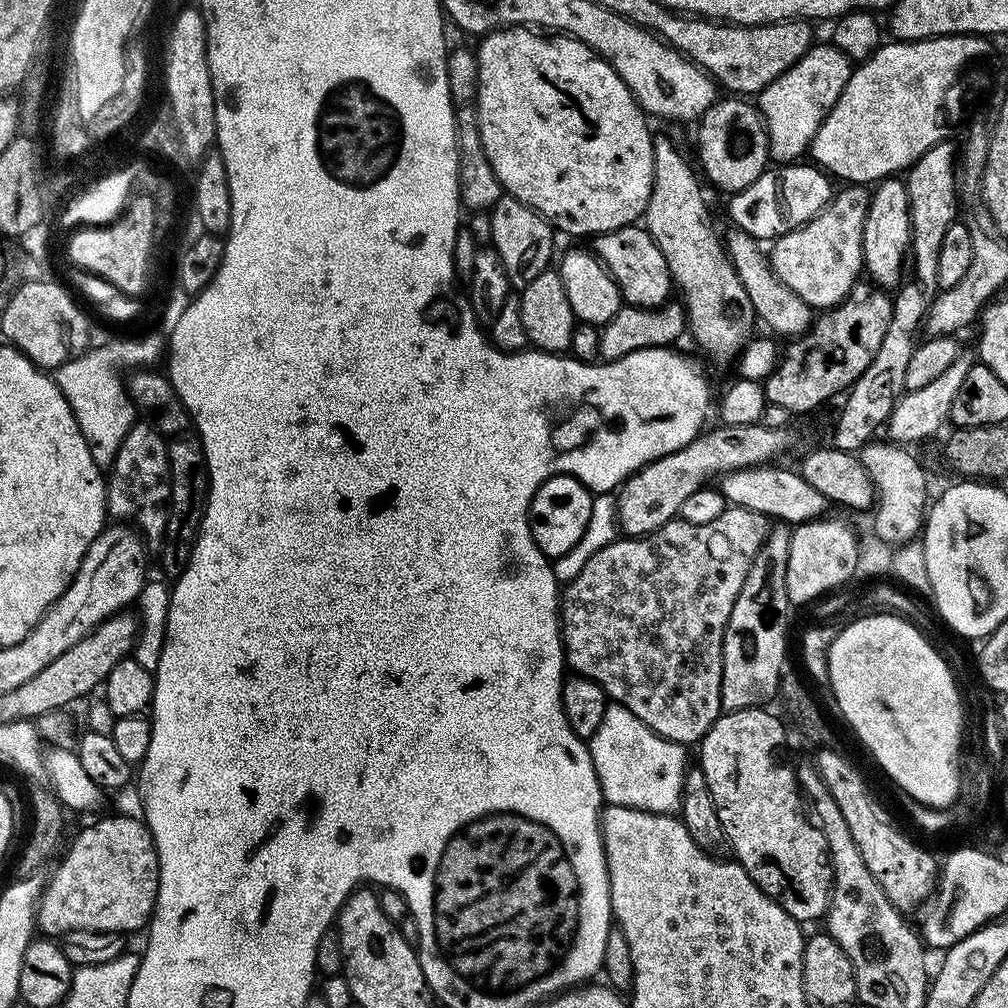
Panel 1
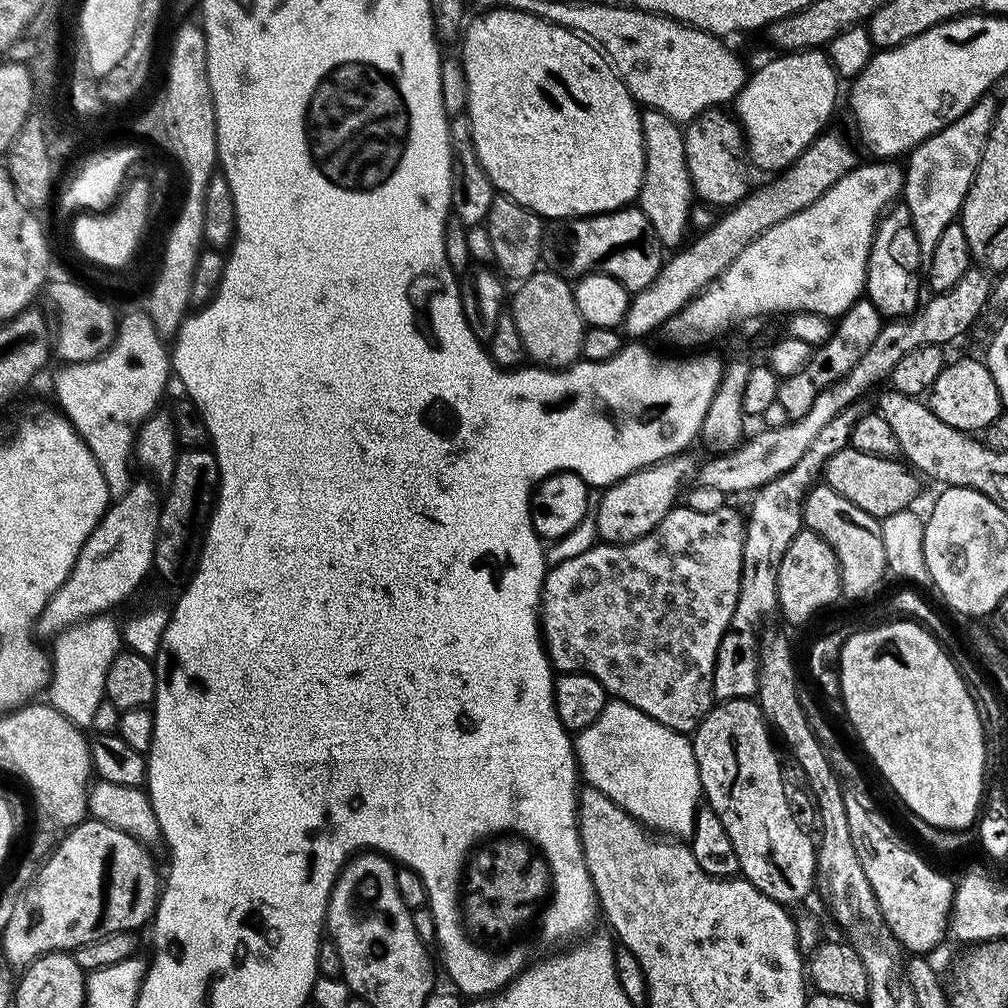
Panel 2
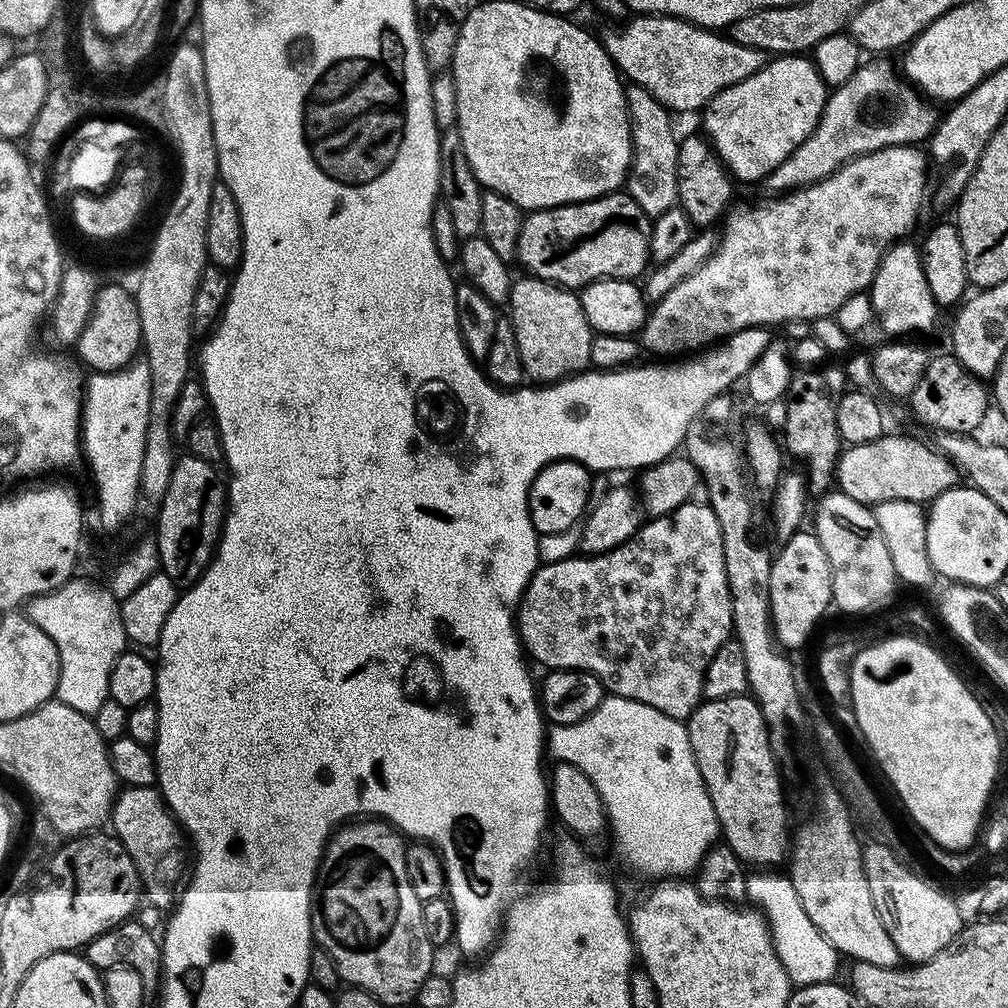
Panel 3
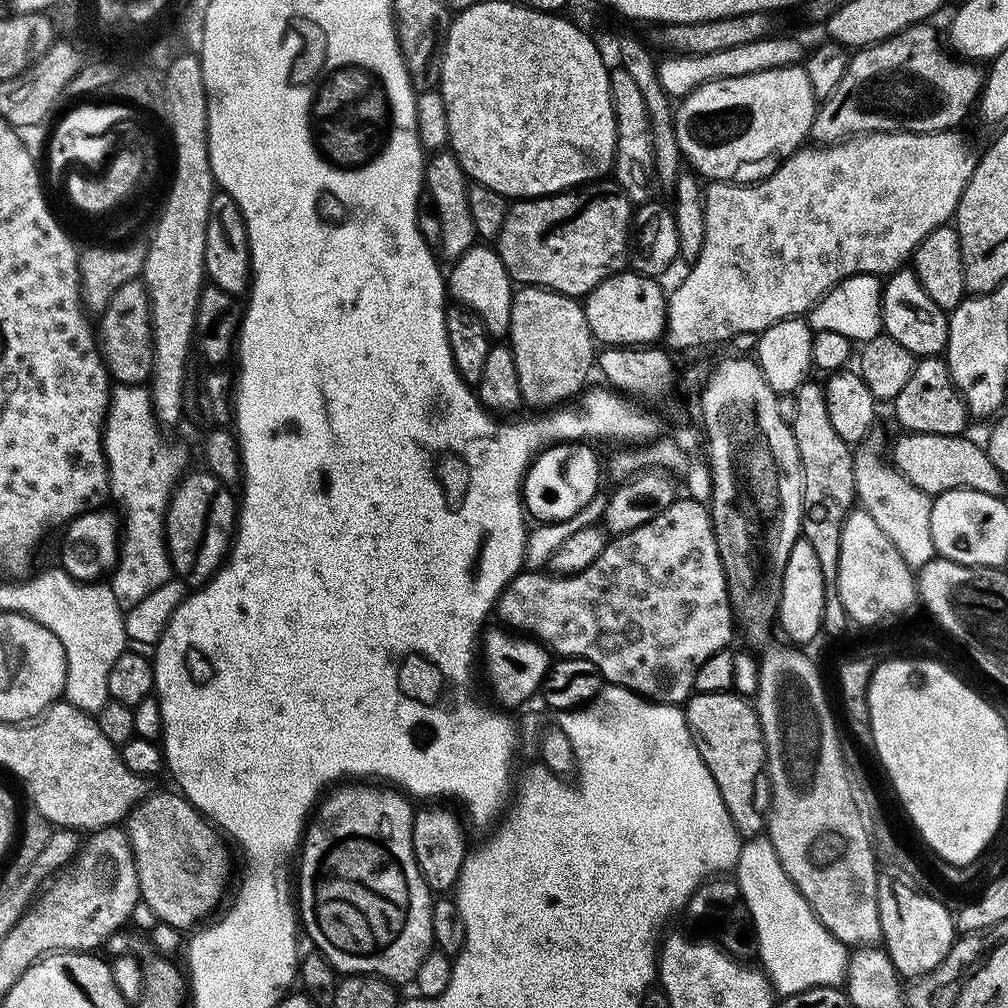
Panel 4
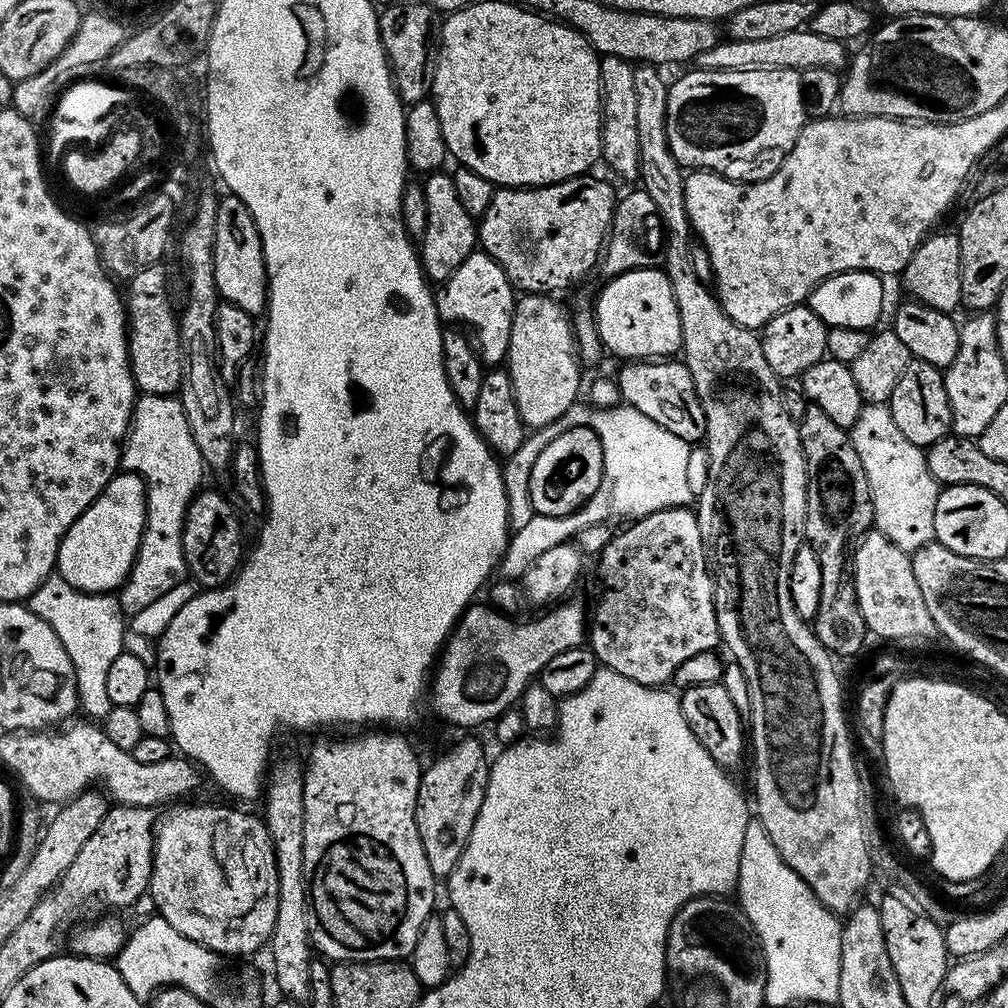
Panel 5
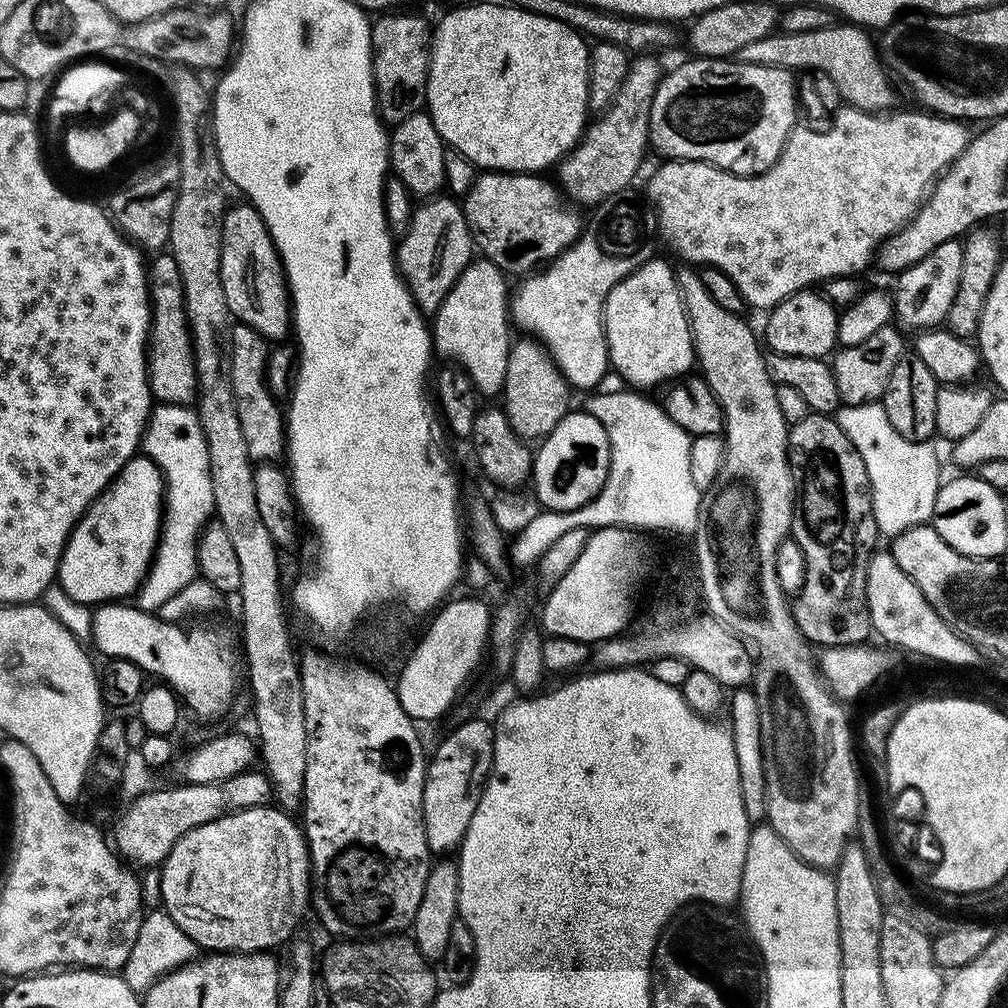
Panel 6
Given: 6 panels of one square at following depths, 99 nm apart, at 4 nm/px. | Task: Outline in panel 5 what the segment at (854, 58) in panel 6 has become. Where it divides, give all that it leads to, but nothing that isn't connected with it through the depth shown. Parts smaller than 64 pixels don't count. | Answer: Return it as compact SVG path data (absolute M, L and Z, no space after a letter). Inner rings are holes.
M810 30L778 34L778 38L761 38L758 42L742 42L741 40L724 38L714 46L714 50L703 52L698 58L698 64L701 68L717 68L718 70L794 70L799 73L806 68L834 68L840 70L846 64L844 48L845 45L841 41L822 38L822 34L814 34Z

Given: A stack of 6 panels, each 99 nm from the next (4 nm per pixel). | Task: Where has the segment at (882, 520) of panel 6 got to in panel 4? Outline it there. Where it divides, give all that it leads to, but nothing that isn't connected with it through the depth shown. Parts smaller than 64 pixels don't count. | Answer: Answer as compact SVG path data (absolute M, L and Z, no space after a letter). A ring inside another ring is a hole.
M861 447L854 455L855 490L861 509L868 512L882 532L895 544L903 560L918 570L926 562L935 559L933 535L930 534L930 514L933 499L918 490L900 472L878 456L872 448Z

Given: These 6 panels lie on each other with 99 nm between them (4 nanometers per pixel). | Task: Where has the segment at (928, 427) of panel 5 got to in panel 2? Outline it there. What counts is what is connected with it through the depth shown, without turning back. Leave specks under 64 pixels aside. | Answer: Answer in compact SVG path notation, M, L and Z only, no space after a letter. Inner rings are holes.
M983 359L945 363L942 374L934 378L926 393L926 403L928 411L938 414L946 426L954 426L954 430L969 434L983 433L1002 413L998 386L994 386L994 374L990 374Z

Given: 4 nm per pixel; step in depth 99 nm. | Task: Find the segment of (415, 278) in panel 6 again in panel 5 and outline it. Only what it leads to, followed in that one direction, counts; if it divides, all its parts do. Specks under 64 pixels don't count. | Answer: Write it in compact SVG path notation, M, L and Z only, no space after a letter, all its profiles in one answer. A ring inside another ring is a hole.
M437 170L425 175L422 183L426 194L426 230L418 240L418 255L429 281L443 282L477 247L478 224L474 217L466 214L462 202L458 202L458 190L454 190L454 182L447 171Z

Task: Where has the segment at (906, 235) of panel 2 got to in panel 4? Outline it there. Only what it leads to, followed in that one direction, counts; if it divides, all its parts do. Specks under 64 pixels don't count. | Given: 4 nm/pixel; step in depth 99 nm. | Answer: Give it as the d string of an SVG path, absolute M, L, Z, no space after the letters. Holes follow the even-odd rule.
M905 266L883 281L881 318L887 336L894 338L894 342L901 346L906 346L912 356L940 356L948 346L948 312L939 308L934 298L926 294L922 282L918 282L911 267Z

